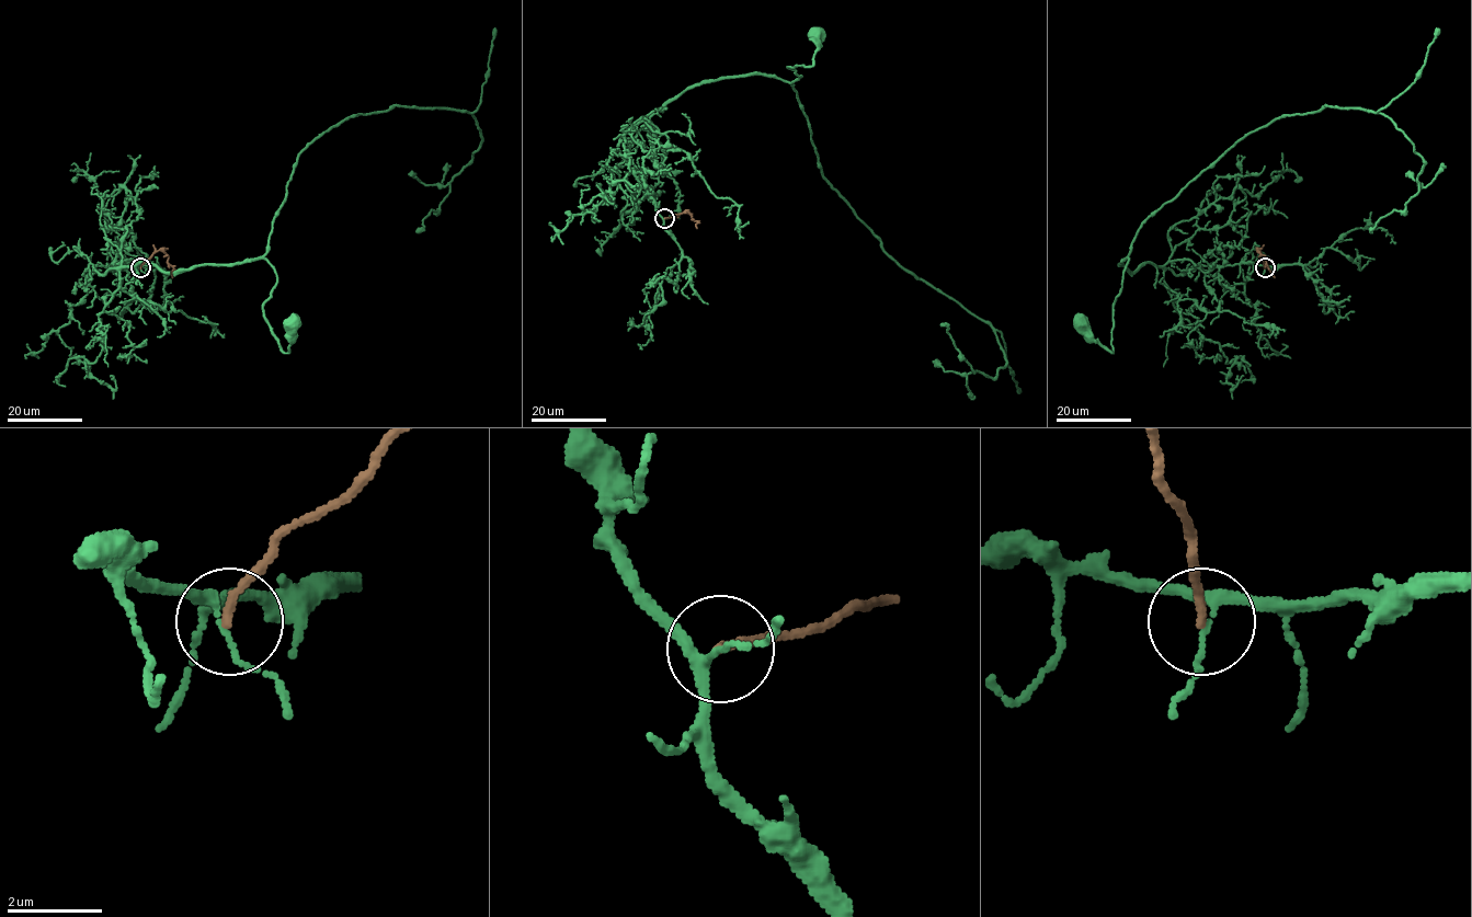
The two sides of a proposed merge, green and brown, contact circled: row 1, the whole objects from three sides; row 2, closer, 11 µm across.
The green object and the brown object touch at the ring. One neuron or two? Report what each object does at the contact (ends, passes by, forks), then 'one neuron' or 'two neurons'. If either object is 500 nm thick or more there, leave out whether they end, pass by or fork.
green forks there; brown ends there; two neurons

